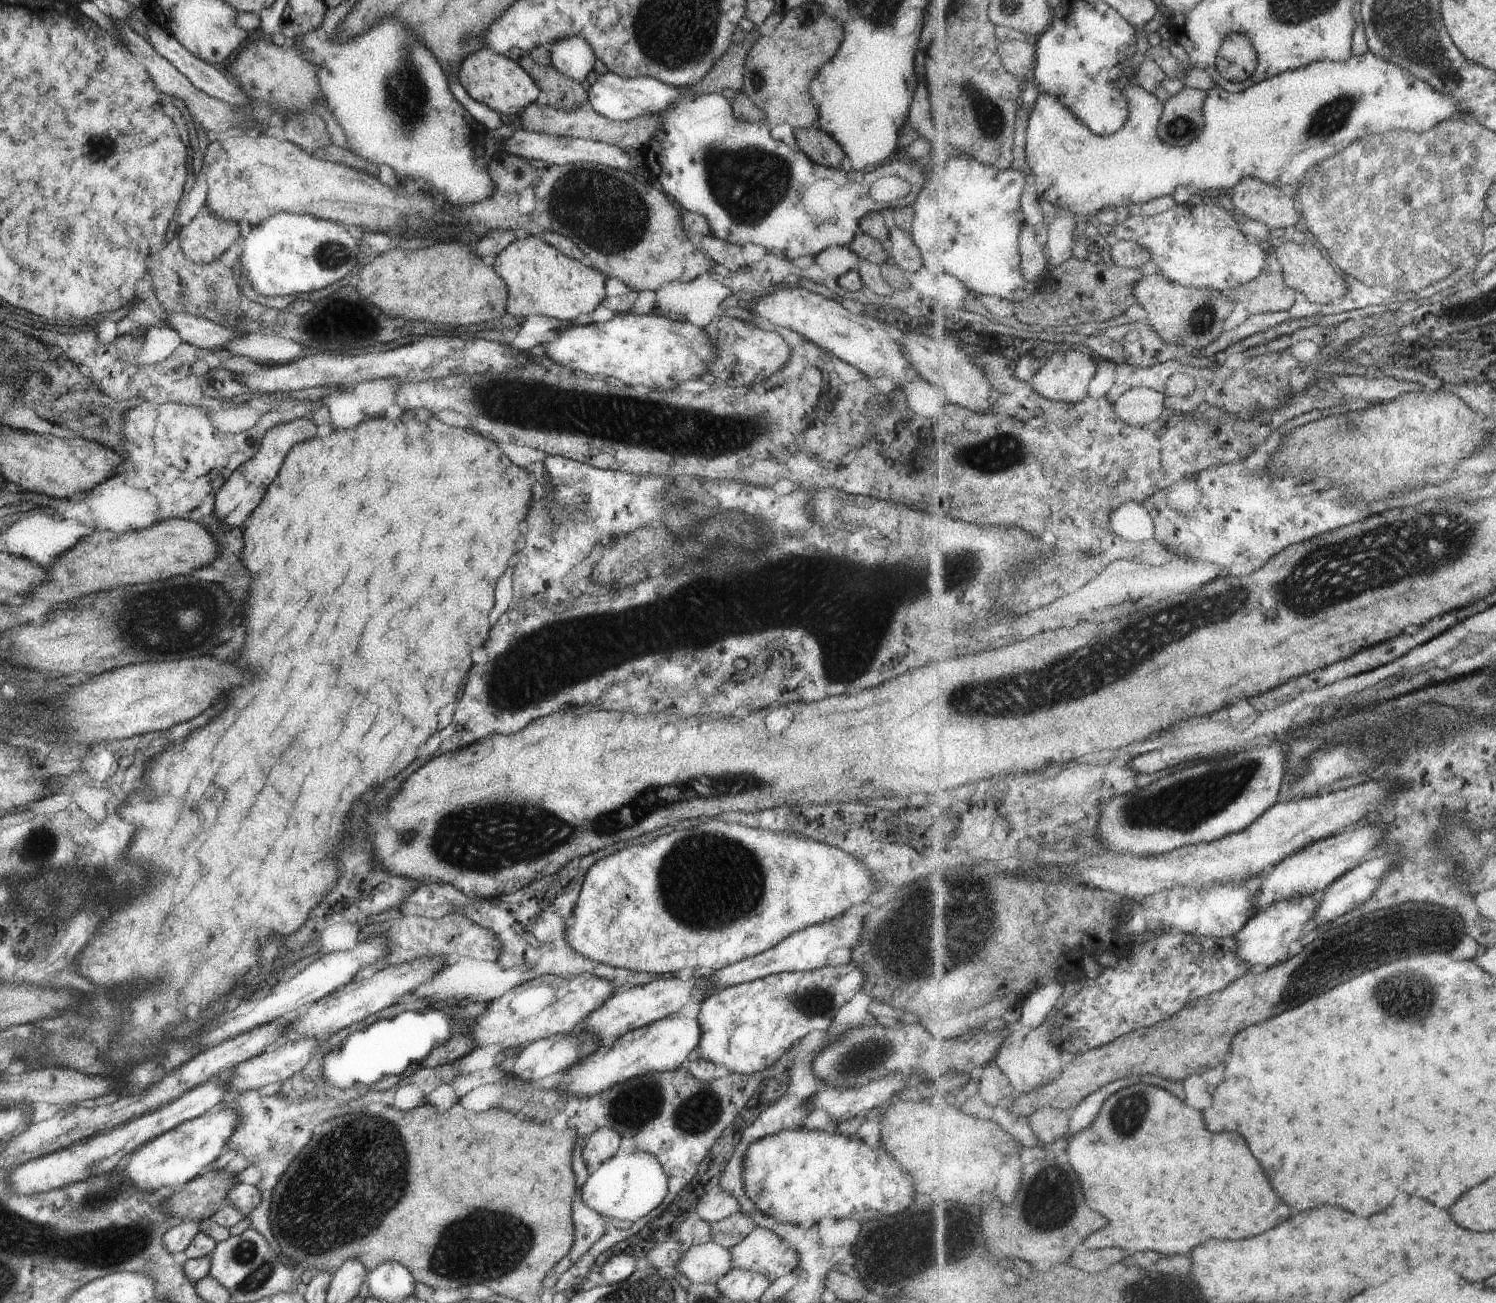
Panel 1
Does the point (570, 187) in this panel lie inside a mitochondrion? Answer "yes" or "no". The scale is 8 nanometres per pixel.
yes

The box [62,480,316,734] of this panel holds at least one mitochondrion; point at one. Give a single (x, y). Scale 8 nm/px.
(153, 612)

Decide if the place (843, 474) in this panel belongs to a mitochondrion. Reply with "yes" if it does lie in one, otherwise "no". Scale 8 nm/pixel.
no

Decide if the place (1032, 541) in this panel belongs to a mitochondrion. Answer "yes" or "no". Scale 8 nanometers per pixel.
no

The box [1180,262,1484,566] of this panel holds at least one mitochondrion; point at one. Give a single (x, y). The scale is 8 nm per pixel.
(1203, 318)

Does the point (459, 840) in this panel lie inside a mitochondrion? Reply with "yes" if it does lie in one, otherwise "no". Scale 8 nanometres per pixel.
yes

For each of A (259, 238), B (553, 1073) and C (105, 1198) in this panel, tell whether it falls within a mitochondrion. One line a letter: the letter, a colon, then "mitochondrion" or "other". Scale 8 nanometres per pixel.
A: other
B: other
C: mitochondrion

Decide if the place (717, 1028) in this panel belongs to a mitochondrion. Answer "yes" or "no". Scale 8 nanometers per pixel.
no

